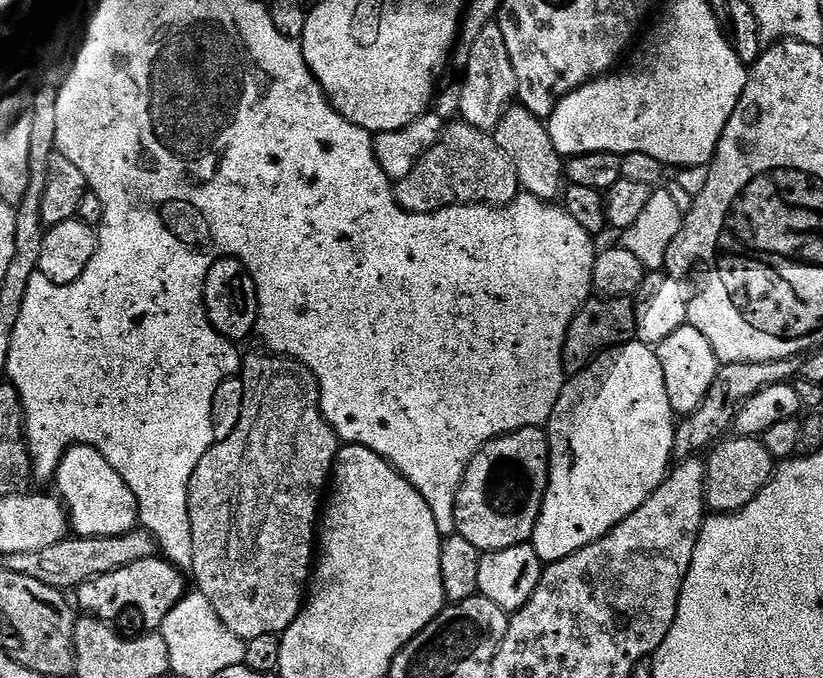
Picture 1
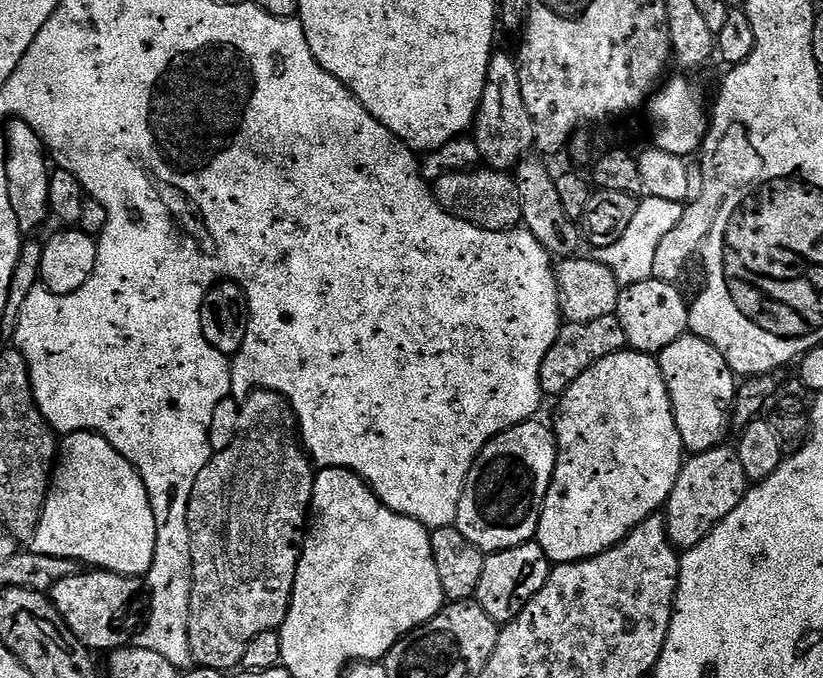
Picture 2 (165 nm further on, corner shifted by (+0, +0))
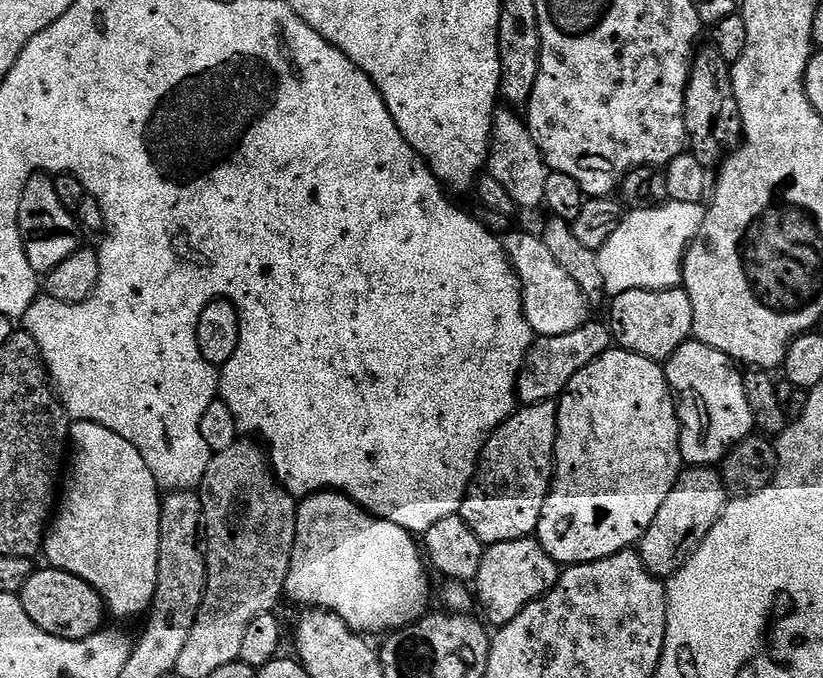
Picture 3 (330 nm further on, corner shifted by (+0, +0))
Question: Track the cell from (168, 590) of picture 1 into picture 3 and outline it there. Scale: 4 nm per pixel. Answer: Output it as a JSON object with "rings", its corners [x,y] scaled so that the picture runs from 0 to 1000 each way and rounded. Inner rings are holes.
{"rings":[[[53,835],[50,844],[40,842],[22,878],[32,906],[36,906],[36,917],[56,929],[56,935],[66,935],[66,941],[103,944],[128,925],[129,892],[119,870],[74,838]]]}

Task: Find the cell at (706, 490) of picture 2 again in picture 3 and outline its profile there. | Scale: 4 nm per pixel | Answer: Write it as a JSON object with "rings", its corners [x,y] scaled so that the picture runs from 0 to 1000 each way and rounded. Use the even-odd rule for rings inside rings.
{"rings":[[[836,687],[827,695],[819,723],[809,729],[809,740],[800,752],[800,764],[790,770],[785,788],[778,795],[775,813],[785,841],[803,853],[815,853],[848,811],[848,805],[863,788],[868,770],[885,745],[887,733],[880,720],[880,706],[865,687]]]}

